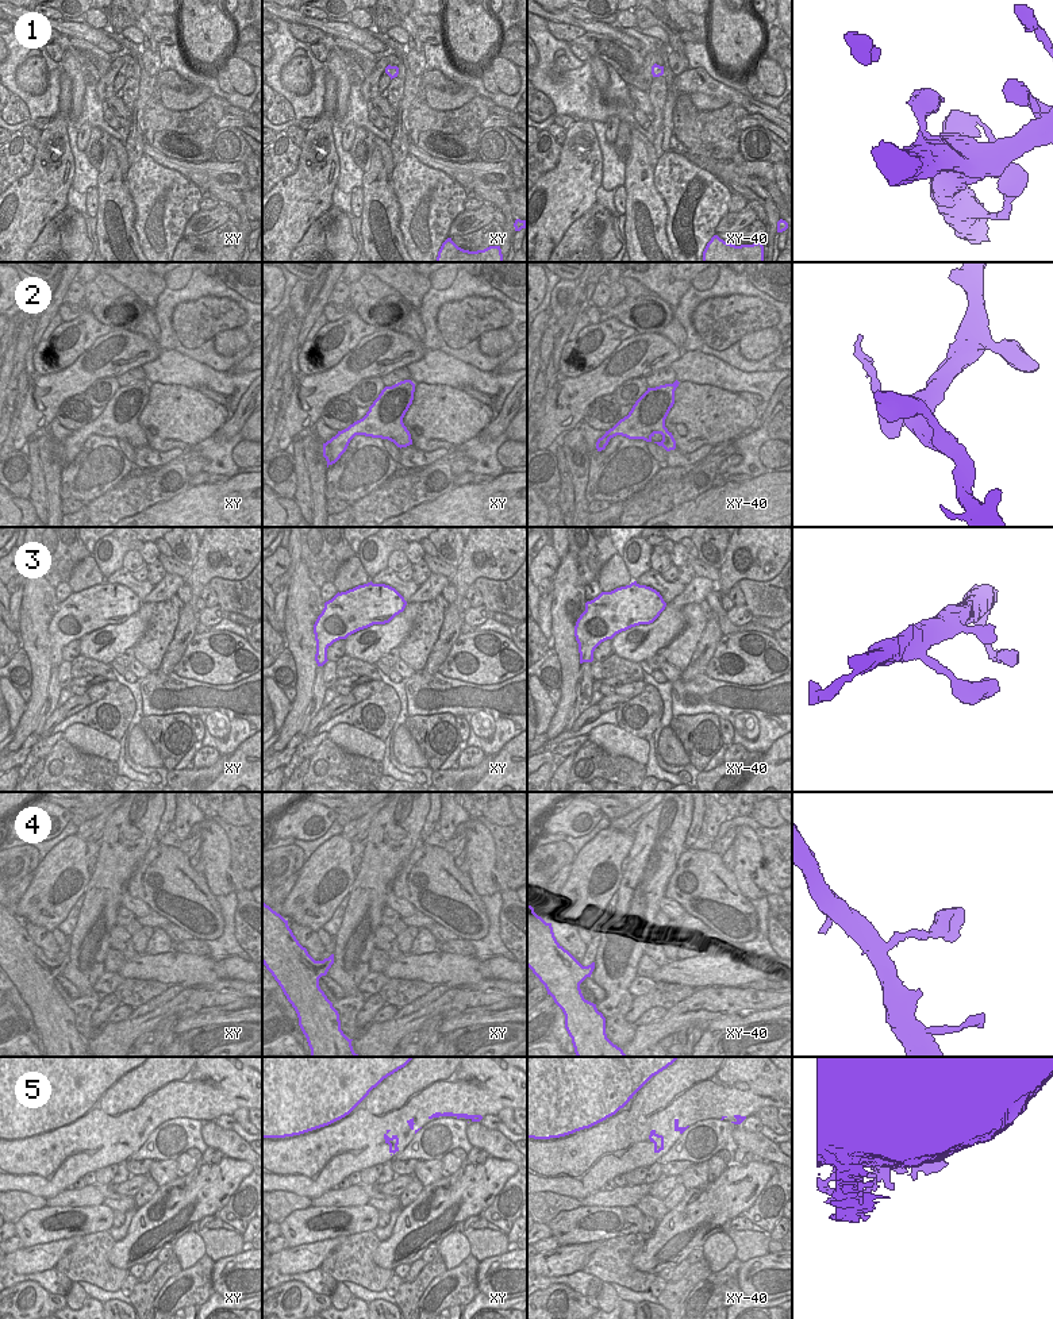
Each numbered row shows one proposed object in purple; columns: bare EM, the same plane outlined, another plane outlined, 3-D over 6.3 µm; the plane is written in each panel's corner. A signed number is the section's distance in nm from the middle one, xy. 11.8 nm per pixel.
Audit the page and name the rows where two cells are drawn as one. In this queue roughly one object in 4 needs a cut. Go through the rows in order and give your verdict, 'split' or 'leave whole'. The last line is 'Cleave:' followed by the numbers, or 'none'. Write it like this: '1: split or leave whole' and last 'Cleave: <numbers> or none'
1: leave whole
2: split
3: leave whole
4: leave whole
5: leave whole
Cleave: 2

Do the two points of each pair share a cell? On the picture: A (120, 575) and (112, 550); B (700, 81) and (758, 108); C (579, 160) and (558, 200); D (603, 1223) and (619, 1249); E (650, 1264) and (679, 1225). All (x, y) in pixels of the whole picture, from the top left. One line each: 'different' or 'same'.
A: different
B: same
C: same
D: different
E: same

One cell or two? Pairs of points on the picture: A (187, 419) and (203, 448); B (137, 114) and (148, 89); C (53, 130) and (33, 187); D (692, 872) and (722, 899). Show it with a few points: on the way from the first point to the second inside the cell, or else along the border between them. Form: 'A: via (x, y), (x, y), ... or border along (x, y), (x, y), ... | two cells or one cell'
A: border along (211, 435), (191, 448) | two cells
B: via (138, 108), (143, 95) | one cell
C: via (49, 143), (47, 152), (39, 160), (39, 173) | one cell
D: via (699, 879), (715, 895) | one cell

